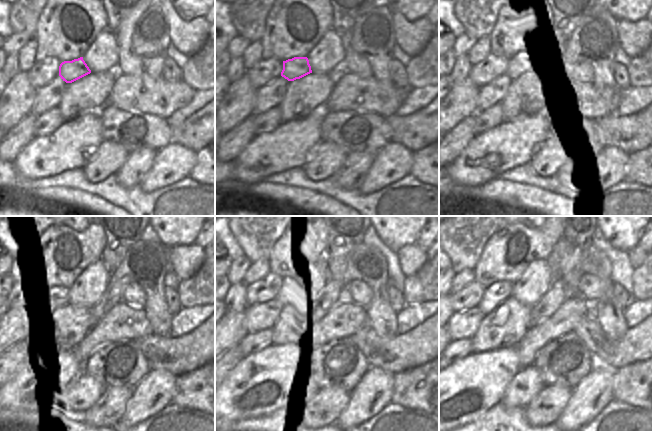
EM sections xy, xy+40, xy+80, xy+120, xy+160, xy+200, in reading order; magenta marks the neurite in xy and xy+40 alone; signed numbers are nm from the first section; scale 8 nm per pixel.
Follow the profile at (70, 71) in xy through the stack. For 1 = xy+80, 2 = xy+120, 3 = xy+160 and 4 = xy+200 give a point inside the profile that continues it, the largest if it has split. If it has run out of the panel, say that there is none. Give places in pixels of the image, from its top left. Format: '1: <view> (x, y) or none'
1: xy+80 (516, 66)
2: xy+120 (62, 296)
3: xy+160 (281, 289)
4: xy+200 (493, 296)

